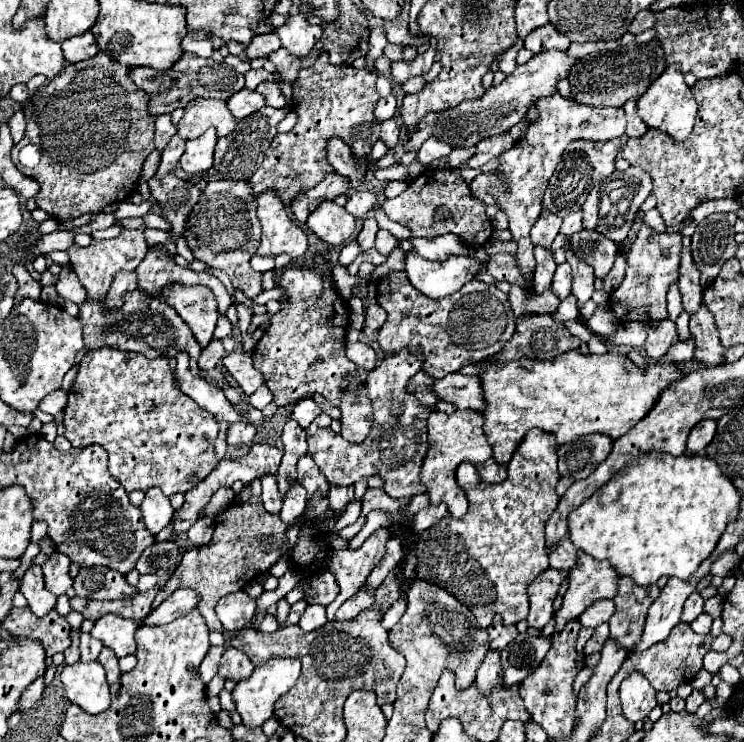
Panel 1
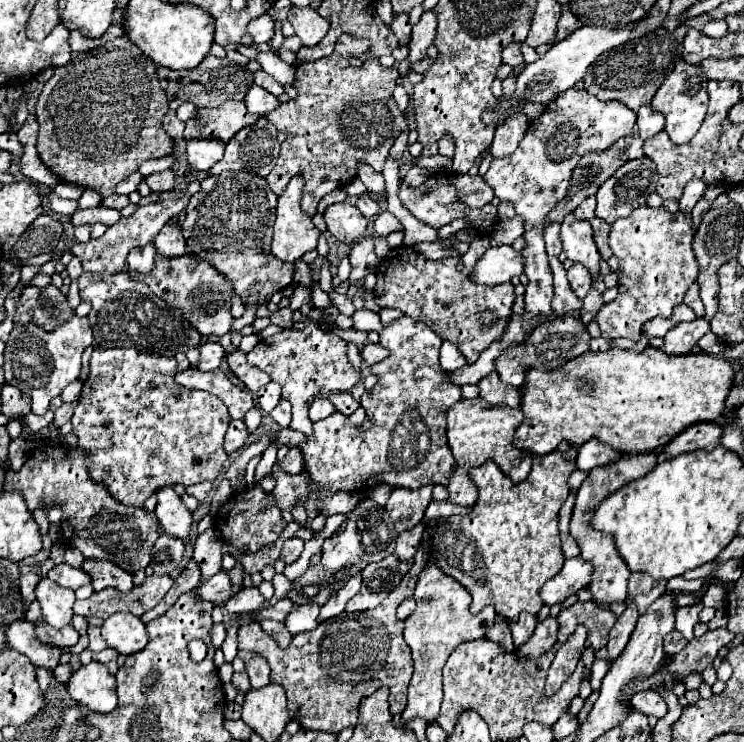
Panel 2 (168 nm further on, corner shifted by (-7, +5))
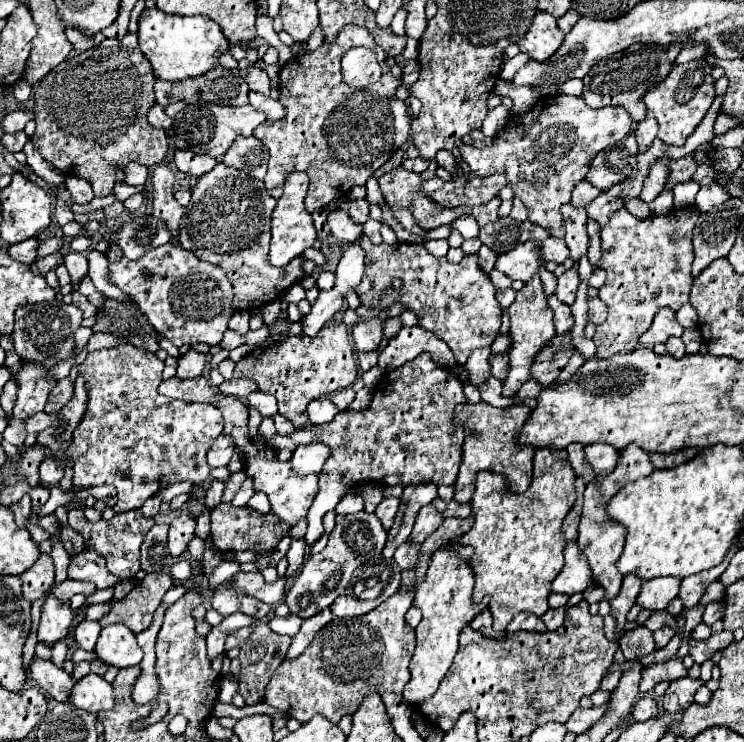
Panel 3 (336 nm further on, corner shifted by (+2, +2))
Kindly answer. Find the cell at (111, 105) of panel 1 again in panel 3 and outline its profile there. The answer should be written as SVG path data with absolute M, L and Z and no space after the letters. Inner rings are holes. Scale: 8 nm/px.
M129 33L123 39L105 39L101 45L91 47L89 51L83 51L59 63L37 85L33 107L33 113L37 115L37 131L35 137L31 137L31 141L37 147L37 151L61 173L87 179L93 185L95 195L105 197L113 191L113 185L117 181L113 169L115 163L121 169L125 169L125 165L131 161L151 167L161 163L167 153L165 131L155 129L147 121L147 113L155 105L153 83L155 75L145 55L141 55L137 33Z

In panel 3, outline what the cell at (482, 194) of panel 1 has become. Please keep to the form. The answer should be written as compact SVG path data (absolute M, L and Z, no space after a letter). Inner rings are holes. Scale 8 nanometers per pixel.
M493 173L489 177L467 175L467 177L457 177L451 183L445 183L439 177L433 177L421 183L421 193L437 201L437 205L441 207L449 207L449 209L461 207L461 205L475 207L497 197L499 189L503 189L505 185L507 185L507 179L503 173Z

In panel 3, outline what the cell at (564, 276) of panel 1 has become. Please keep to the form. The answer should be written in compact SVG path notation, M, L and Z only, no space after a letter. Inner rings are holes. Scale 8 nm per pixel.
M567 269L559 279L557 279L557 299L565 305L573 305L575 303L575 293L577 293L577 287L579 287L579 273L577 269Z

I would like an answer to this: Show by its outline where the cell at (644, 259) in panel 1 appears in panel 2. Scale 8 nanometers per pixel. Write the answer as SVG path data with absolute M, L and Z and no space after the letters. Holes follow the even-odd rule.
M642 204L630 216L616 220L608 242L614 256L620 260L620 282L616 300L602 306L596 316L602 336L640 340L644 322L656 316L672 316L672 308L682 302L686 290L698 276L692 238L692 216L682 212L670 214L664 208Z

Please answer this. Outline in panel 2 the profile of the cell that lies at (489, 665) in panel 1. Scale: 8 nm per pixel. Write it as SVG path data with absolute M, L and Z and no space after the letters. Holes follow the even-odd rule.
M496 618L496 624L486 632L486 638L488 638L488 640L494 640L496 644L500 644L500 648L506 650L506 652L514 650L512 636L510 636L510 628L508 628L508 624L506 624L504 620L498 620L498 618Z

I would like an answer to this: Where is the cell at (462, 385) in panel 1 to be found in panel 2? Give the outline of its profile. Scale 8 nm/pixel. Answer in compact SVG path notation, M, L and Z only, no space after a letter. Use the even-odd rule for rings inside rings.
M490 372L490 376L482 378L478 382L480 398L484 398L490 404L496 406L520 406L520 392L518 388L502 382L496 372Z

